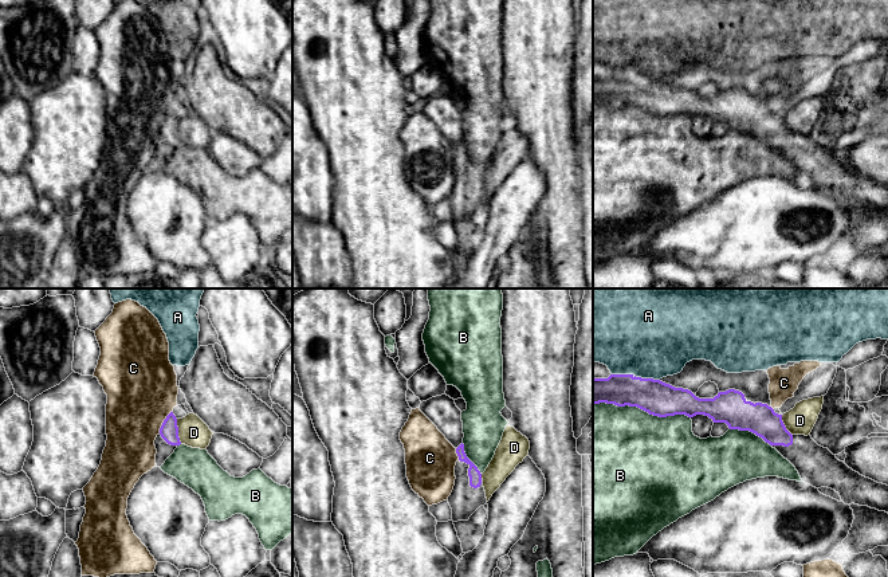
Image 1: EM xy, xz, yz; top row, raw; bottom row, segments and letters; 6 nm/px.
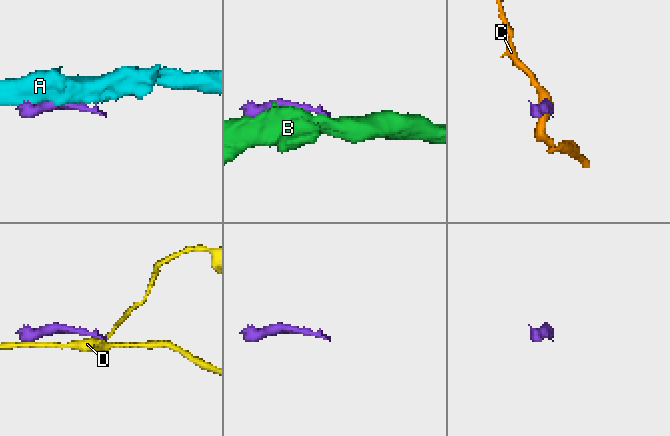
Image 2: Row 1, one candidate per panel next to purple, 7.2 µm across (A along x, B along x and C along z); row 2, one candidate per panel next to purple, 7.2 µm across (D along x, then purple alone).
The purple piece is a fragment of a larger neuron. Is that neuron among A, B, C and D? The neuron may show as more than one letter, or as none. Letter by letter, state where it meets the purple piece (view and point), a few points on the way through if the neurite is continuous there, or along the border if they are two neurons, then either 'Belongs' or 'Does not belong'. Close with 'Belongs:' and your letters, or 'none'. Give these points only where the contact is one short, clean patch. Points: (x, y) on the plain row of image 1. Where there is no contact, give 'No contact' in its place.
A: Touches purple at yz (635, 75). Does not belong
B: Touches purple at yz (641, 108). Does not belong
C: Touches purple at xy (164, 121). Does not belong
D: Touches purple at xy (177, 130). Boundary: xy (176, 118), (181, 142). Does not belong
Belongs: none

